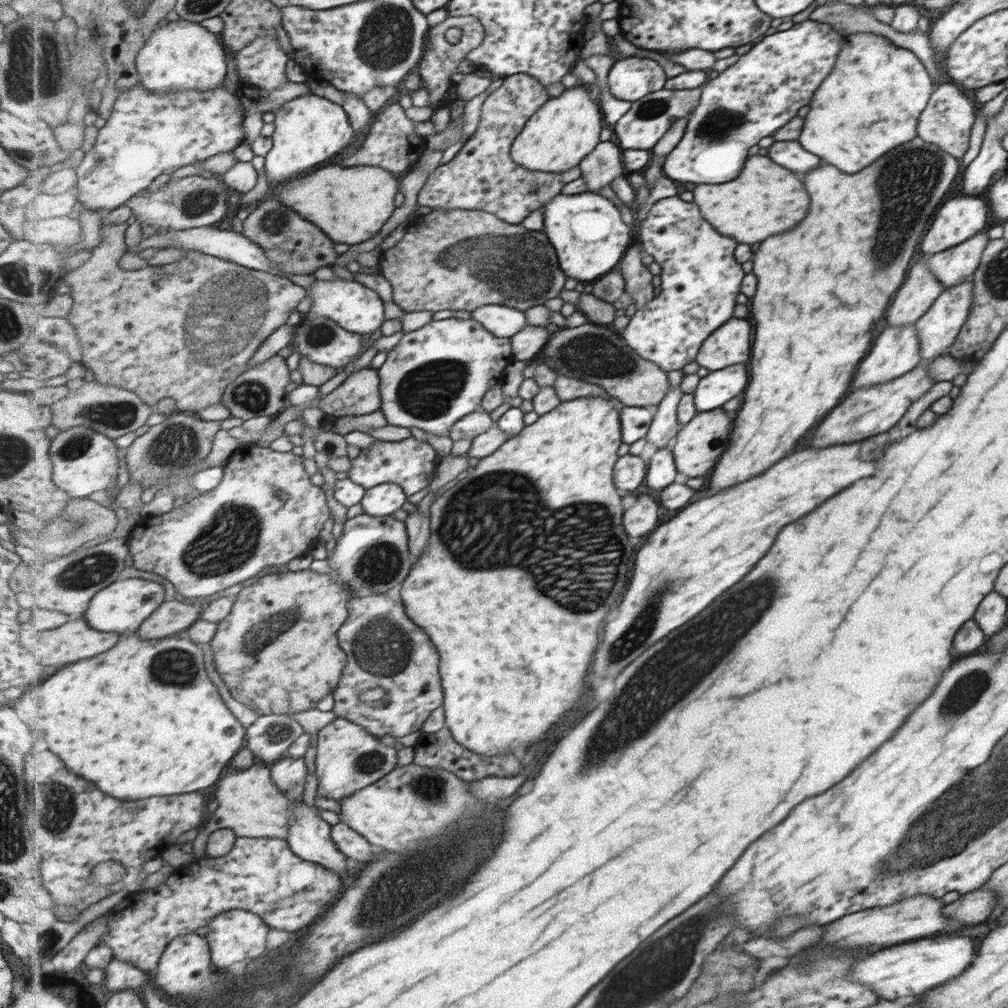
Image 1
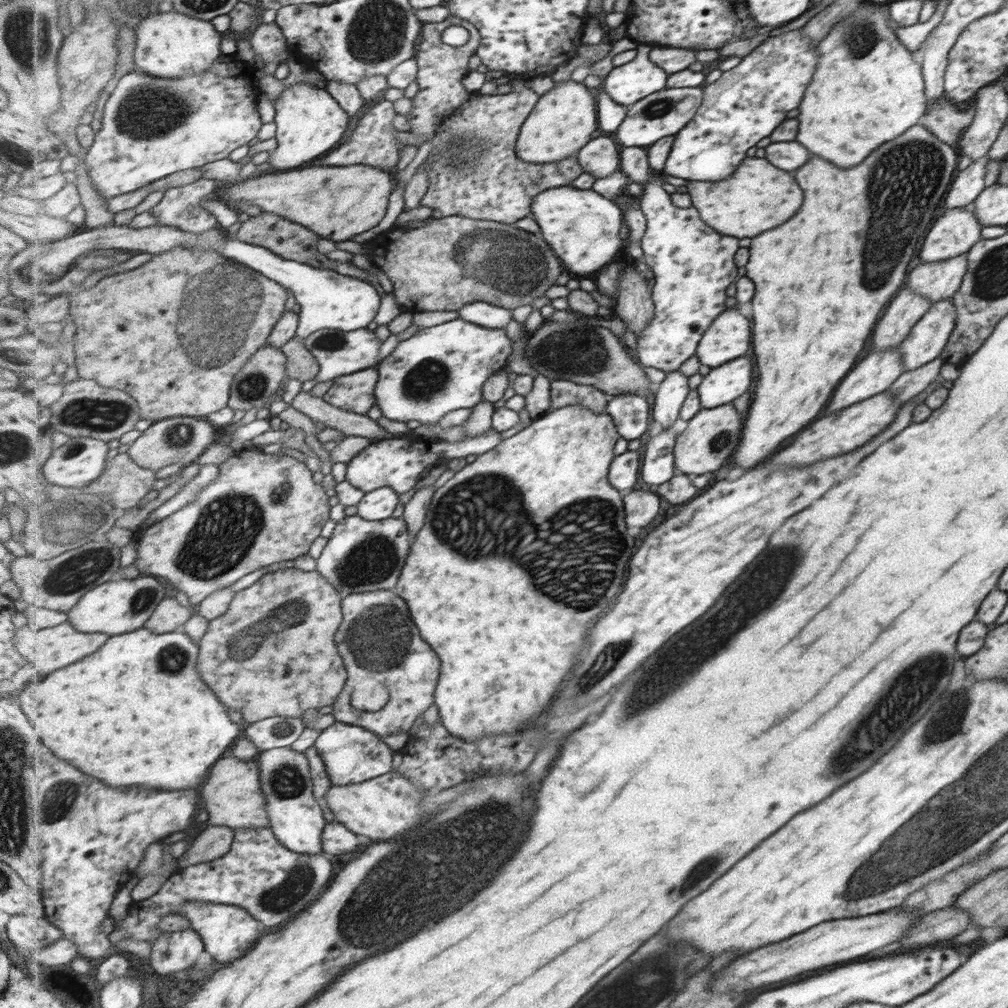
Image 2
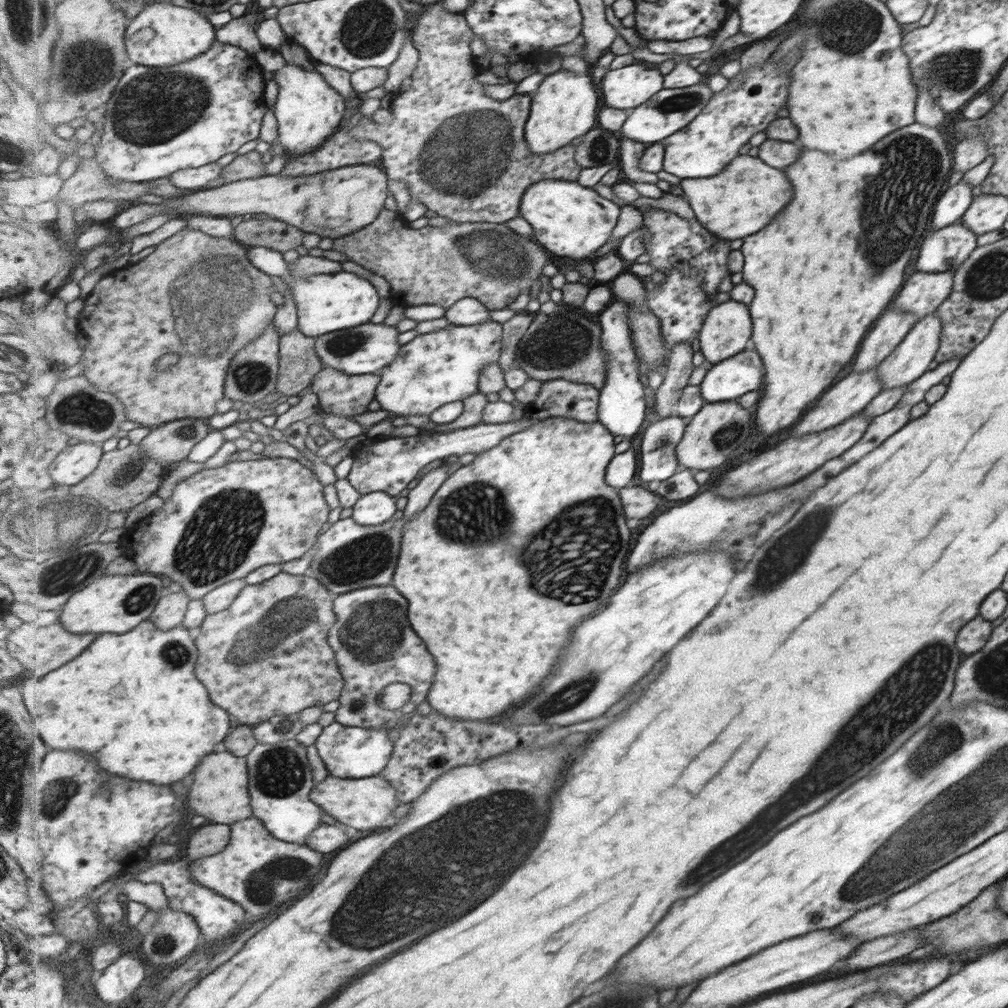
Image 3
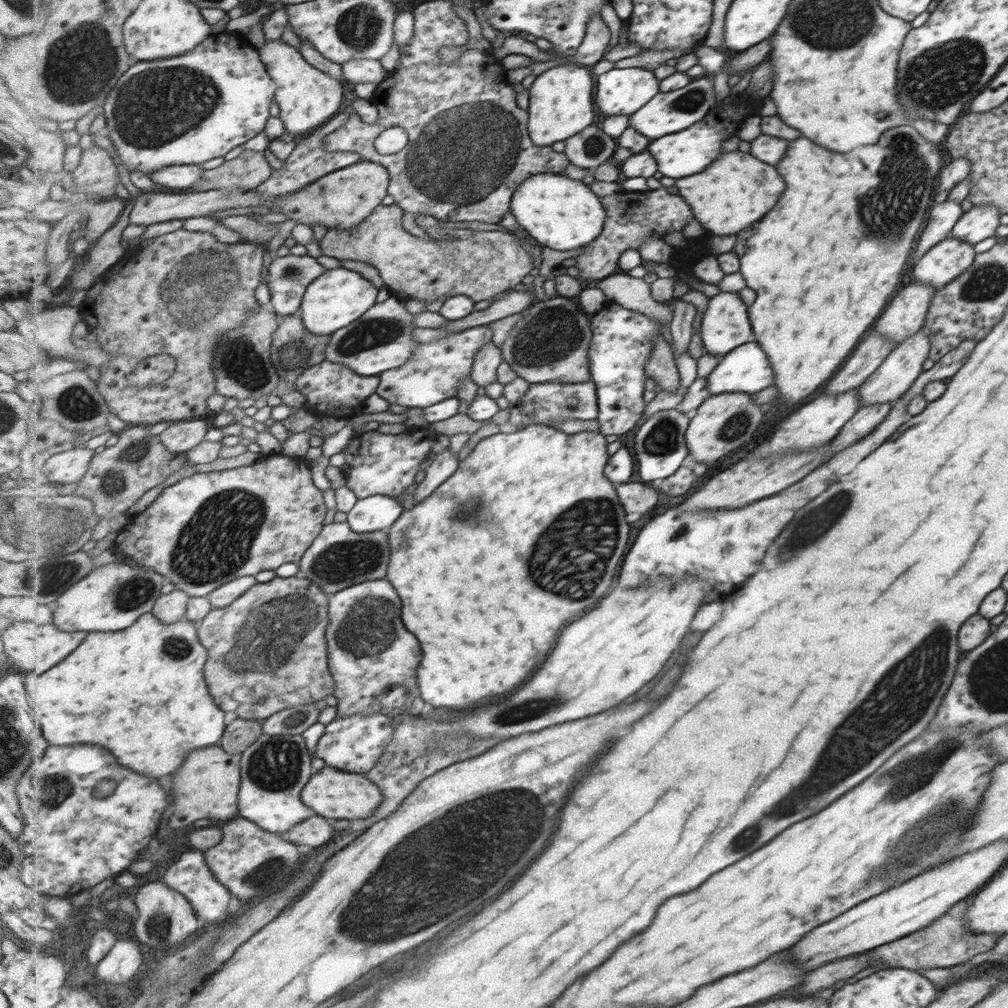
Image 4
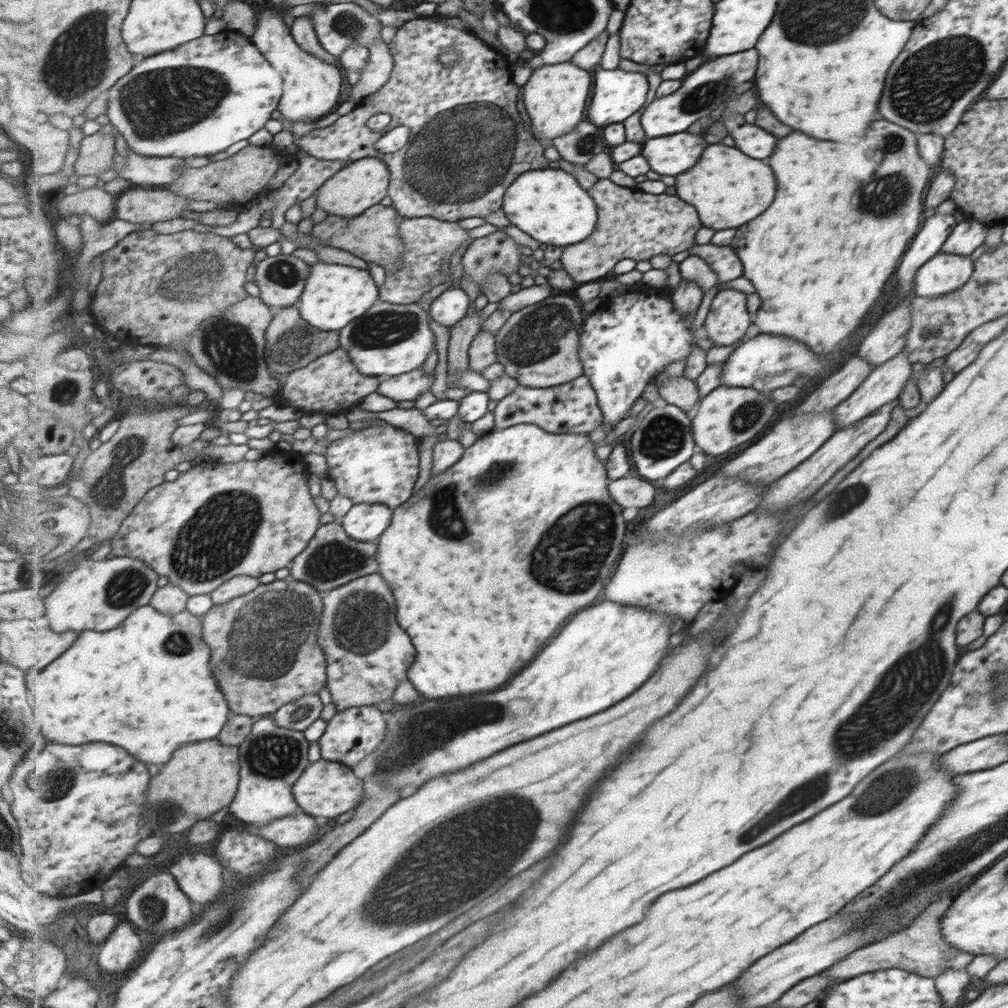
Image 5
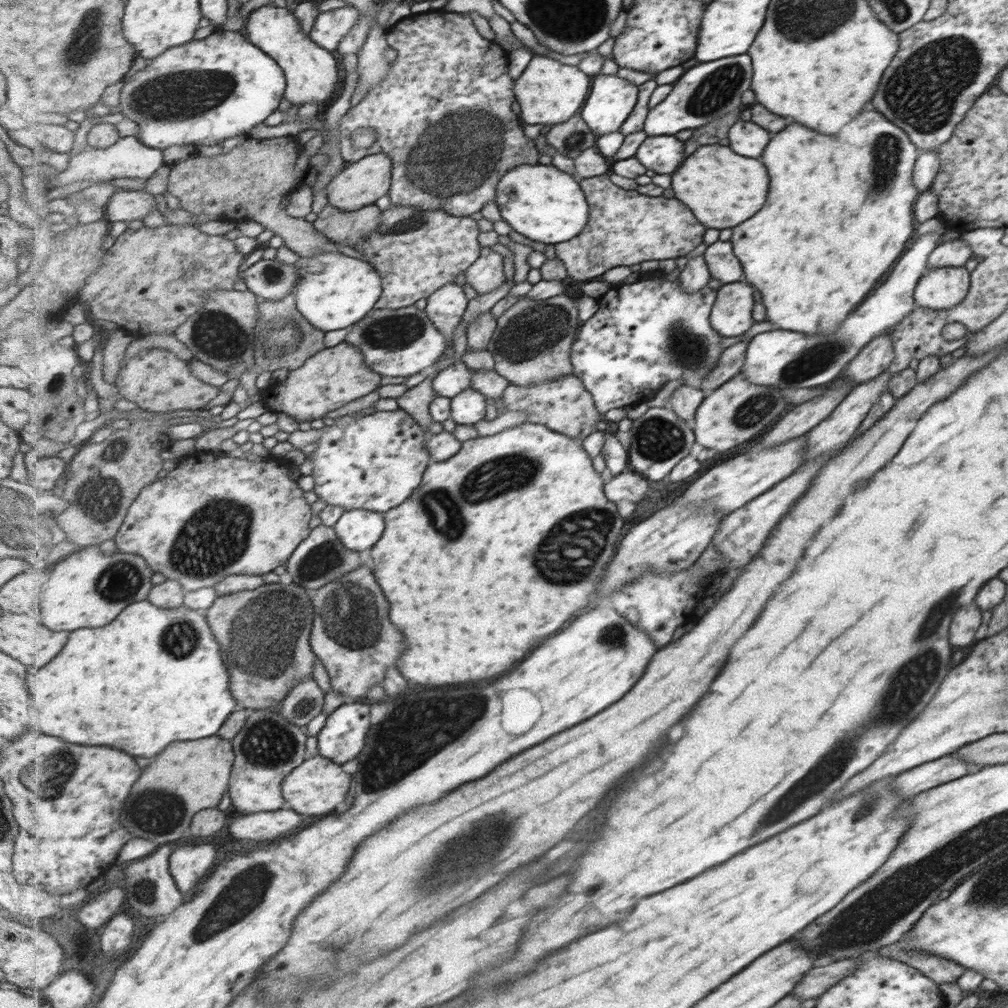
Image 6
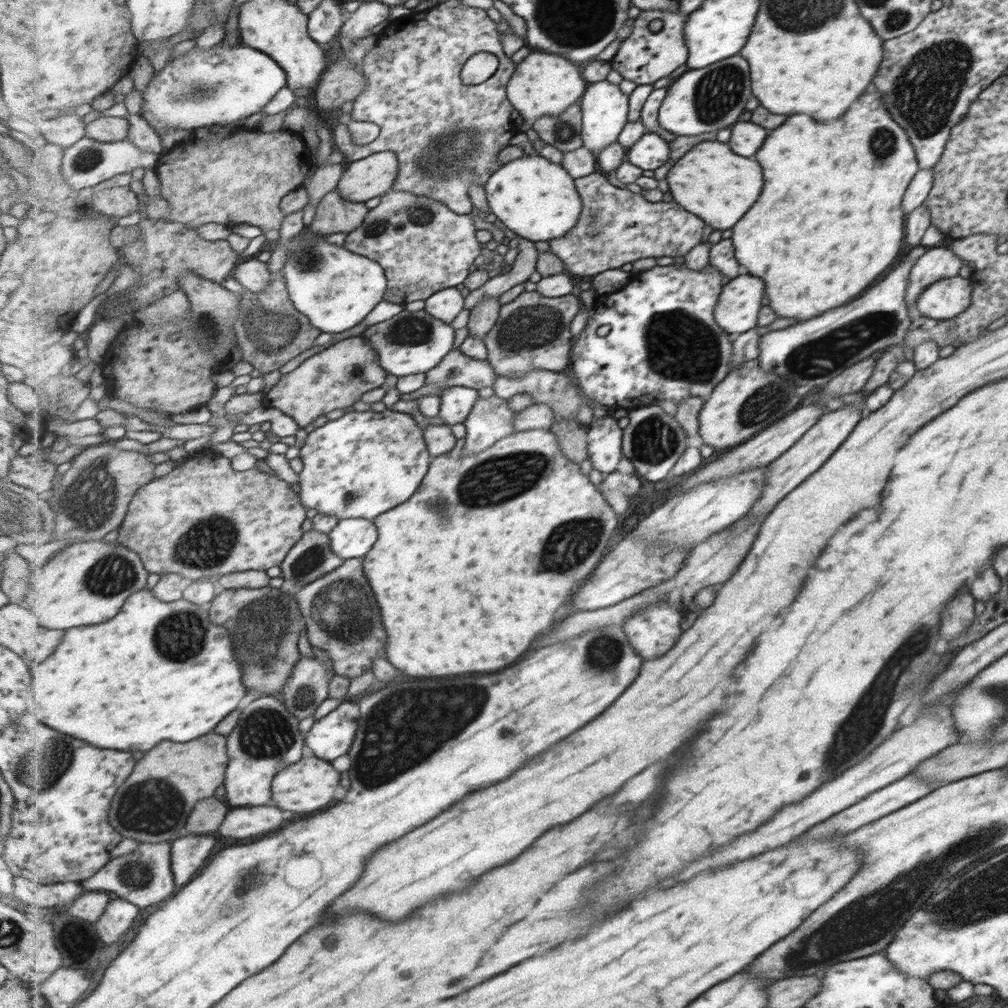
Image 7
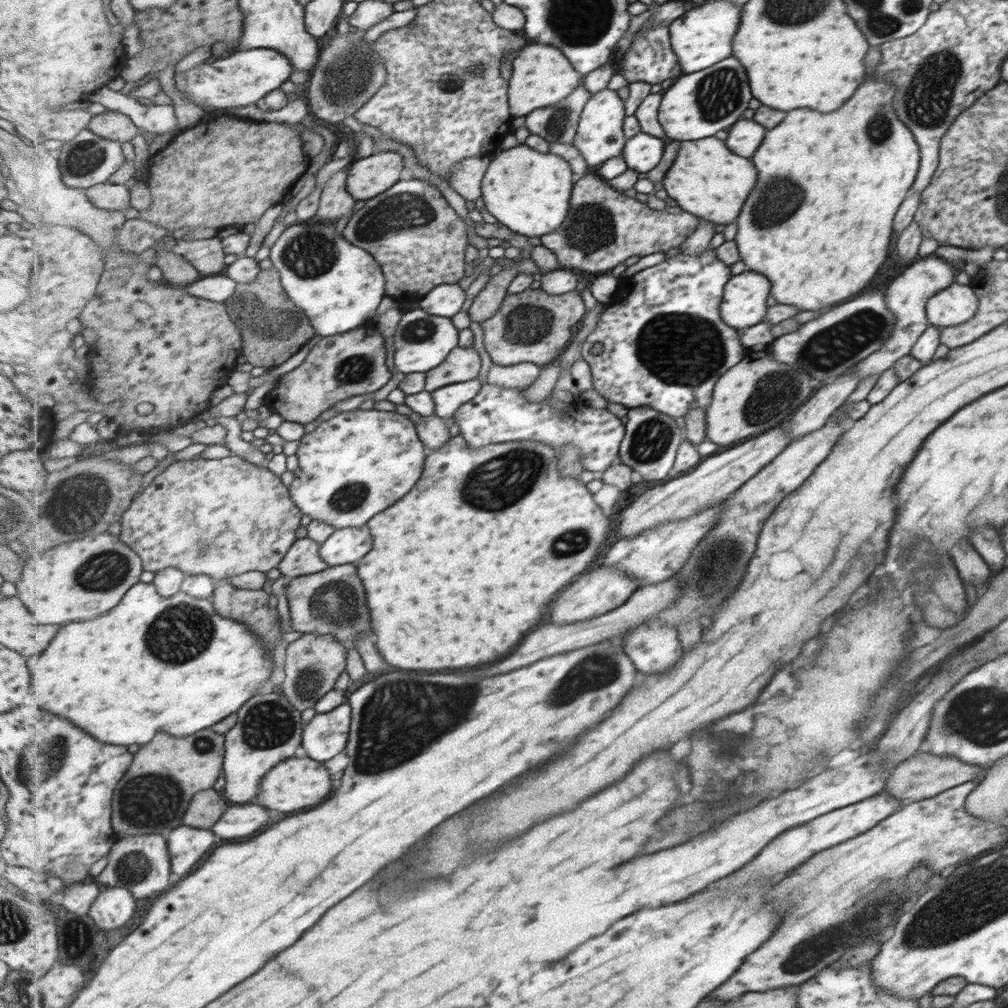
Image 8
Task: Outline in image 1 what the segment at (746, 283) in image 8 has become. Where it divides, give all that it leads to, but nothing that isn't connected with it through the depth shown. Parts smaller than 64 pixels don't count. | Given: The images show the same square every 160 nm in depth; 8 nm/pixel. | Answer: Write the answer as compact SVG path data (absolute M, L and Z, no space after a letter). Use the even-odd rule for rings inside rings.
M731 318L723 330L715 330L702 342L695 362L707 371L717 371L725 366L745 362L749 358L751 326L745 320Z

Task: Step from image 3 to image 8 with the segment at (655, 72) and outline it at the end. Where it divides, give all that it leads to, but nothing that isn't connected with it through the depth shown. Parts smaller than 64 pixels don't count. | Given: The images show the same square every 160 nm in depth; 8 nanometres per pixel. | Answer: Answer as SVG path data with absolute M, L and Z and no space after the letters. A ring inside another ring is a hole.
M611 90L592 94L590 102L582 112L574 145L584 154L588 166L601 168L610 158L623 154L626 148L626 134L624 125L627 118L626 101L621 101Z

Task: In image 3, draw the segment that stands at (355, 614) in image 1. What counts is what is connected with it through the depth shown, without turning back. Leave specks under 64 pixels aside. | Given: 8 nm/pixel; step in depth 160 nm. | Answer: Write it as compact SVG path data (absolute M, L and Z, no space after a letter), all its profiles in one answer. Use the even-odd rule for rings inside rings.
M394 584L389 586L372 586L338 595L334 600L334 611L338 615L338 621L331 629L331 646L335 646L339 668L345 678L346 685L340 697L340 707L336 710L336 722L344 726L357 726L381 730L381 728L396 728L397 722L404 714L419 715L419 706L428 700L428 694L435 680L435 658L427 650L423 638L415 632L411 626L407 608L411 604L407 598L403 598ZM400 682L409 684L413 688L413 698L406 709L389 710L383 708L379 698L384 688L390 684Z

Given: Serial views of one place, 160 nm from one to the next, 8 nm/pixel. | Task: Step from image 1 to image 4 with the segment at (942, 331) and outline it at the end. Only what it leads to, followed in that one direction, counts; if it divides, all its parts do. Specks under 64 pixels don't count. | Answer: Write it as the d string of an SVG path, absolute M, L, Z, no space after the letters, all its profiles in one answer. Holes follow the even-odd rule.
M921 328L905 341L899 342L890 350L890 354L882 361L879 369L866 381L863 381L856 389L862 406L881 404L882 402L895 402L915 382L919 374L922 374L923 361L928 358L930 350L929 334Z

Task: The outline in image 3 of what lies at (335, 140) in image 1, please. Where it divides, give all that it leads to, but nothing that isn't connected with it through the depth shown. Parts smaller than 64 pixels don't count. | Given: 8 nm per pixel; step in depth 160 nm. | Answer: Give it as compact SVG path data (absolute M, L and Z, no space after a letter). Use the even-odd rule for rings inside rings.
M285 62L283 67L273 73L273 79L278 84L279 92L273 108L273 112L277 115L279 121L279 142L281 142L281 145L290 157L313 152L333 136L333 132L338 130L337 126L341 124L341 120L345 118L348 105L343 100L344 96L338 90L335 90L335 87L332 87L317 70L307 71L301 68L301 66Z

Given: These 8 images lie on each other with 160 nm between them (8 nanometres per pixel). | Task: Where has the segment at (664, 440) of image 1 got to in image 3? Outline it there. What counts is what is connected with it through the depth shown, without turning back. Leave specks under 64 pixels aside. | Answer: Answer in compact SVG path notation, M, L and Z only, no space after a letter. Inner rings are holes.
M691 343L675 345L669 355L667 368L661 371L664 381L655 392L654 408L661 418L675 413L675 406L683 394L683 388L690 384L694 369Z

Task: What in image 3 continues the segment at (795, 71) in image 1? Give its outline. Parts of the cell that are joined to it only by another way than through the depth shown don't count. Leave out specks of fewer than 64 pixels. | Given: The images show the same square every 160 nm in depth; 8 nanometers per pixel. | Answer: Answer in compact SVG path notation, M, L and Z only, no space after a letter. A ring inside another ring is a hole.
M763 61L761 68L751 67L739 72L728 80L721 92L712 93L711 102L706 102L699 118L691 122L685 132L675 134L675 138L667 138L665 144L665 172L671 172L679 178L707 178L717 174L731 158L737 156L737 148L741 148L755 132L767 128L767 124L777 118L773 112L785 106L787 84L789 78L785 72L775 68L775 62Z

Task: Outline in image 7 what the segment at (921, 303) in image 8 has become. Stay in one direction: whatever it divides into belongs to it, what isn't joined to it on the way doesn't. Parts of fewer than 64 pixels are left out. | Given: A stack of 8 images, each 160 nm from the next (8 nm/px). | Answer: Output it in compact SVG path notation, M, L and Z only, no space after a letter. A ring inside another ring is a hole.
M950 246L931 247L921 257L917 257L914 268L911 269L909 284L906 286L906 304L910 310L910 320L920 317L915 309L918 298L927 286L941 280L958 276L961 269L961 258L956 252L951 252Z

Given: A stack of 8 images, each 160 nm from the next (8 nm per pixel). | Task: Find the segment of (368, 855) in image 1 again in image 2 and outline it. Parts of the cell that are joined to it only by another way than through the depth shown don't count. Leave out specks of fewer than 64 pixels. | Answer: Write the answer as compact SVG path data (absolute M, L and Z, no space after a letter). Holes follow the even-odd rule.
M330 822L327 824L322 834L322 847L326 856L337 856L337 854L347 854L347 852L355 852L361 850L363 846L359 842L363 842L363 838L349 830L343 823Z

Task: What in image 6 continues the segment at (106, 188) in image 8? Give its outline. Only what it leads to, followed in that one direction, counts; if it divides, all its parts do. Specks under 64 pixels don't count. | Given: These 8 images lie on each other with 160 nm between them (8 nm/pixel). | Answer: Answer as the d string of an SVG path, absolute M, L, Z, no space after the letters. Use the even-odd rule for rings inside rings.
M121 188L106 204L105 216L112 222L142 220L151 210L155 210L155 198L142 191L129 191Z

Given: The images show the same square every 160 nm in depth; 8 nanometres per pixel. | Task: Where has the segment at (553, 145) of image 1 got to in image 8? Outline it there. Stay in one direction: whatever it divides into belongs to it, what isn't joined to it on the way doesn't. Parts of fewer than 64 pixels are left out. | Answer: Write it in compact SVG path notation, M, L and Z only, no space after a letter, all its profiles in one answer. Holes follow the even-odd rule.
M537 42L525 45L512 60L511 117L526 117L534 110L557 105L565 101L575 89L583 84L584 76L574 67L559 47Z

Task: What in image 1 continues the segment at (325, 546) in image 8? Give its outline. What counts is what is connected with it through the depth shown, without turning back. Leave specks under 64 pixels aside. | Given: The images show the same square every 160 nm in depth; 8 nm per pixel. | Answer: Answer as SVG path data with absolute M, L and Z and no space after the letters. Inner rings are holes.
M389 482L368 489L361 504L365 513L386 517L395 514L405 502L407 493L404 488Z

